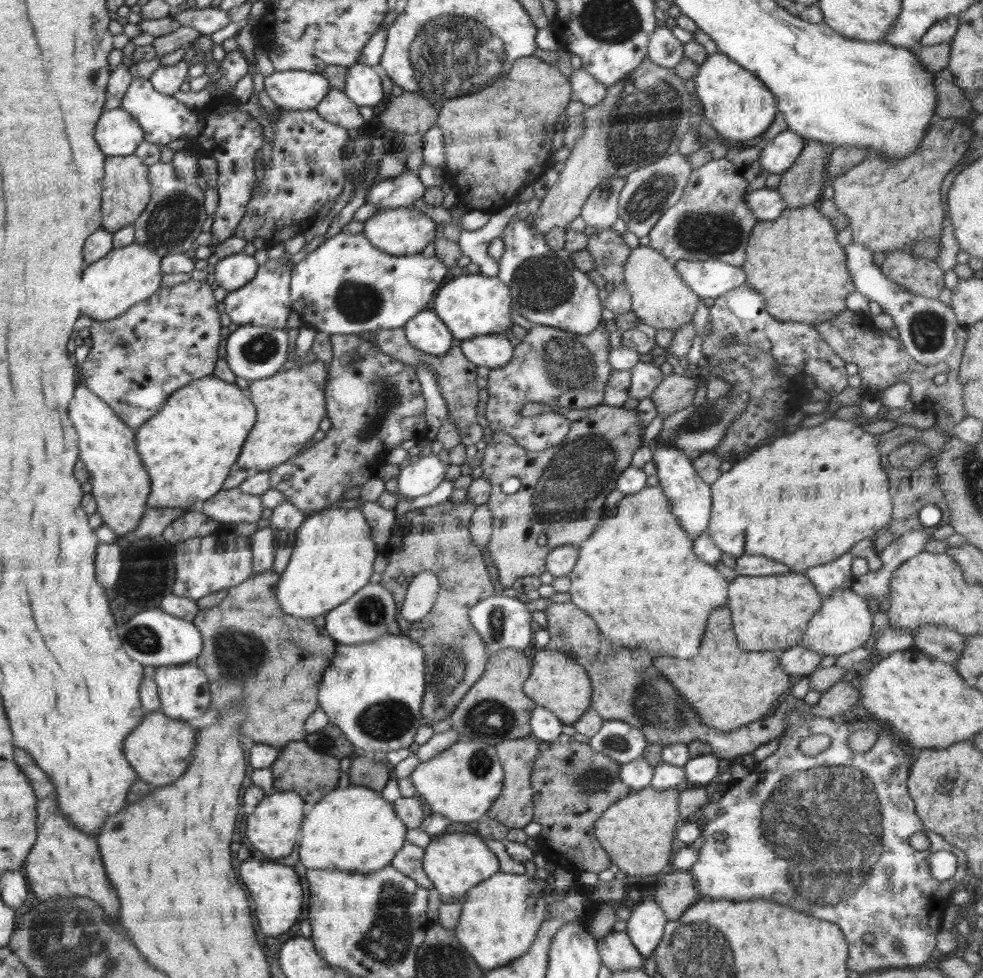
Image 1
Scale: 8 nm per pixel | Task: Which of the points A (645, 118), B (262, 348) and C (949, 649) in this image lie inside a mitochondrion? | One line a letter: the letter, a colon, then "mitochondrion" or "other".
A: mitochondrion
B: mitochondrion
C: mitochondrion

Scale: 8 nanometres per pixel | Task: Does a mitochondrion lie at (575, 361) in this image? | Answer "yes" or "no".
yes

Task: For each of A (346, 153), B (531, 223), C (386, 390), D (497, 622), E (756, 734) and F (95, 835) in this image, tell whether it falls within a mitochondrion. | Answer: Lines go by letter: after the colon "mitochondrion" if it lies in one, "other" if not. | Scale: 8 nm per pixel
A: other
B: other
C: mitochondrion
D: mitochondrion
E: other
F: other

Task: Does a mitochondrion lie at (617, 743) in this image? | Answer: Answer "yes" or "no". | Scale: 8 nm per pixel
yes

